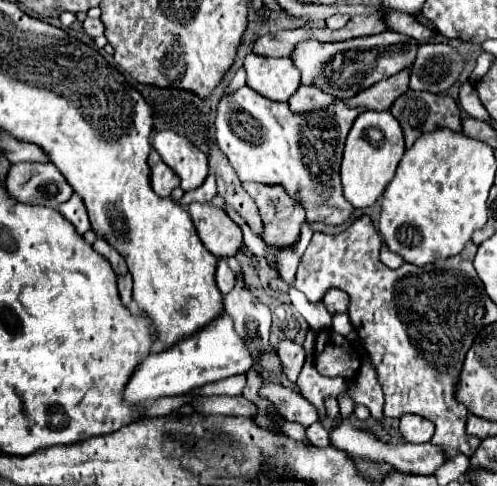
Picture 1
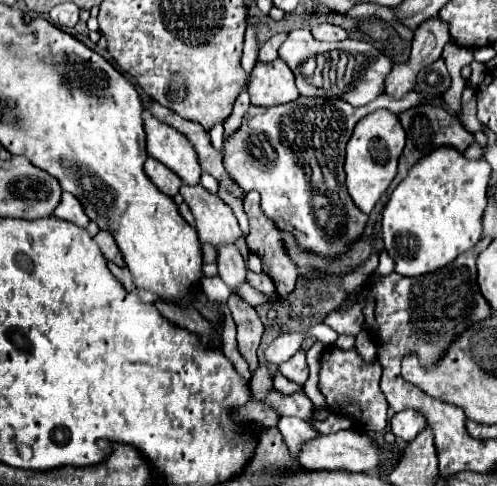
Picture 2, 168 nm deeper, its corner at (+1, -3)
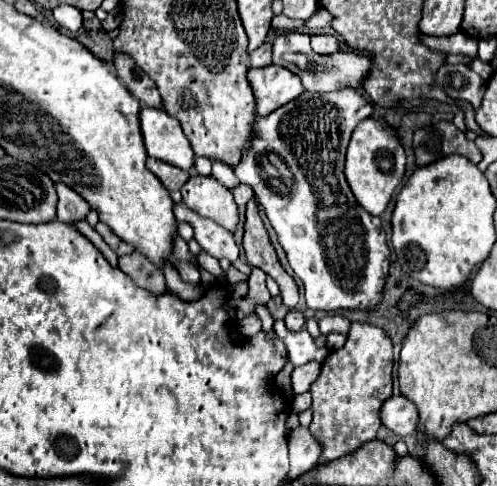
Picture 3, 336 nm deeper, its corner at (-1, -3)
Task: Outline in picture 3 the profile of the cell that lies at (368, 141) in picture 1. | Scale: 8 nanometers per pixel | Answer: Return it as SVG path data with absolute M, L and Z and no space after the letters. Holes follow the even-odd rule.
M365 118L351 136L345 162L345 176L357 202L369 214L379 216L387 208L387 202L391 200L395 188L401 184L403 174L405 174L405 150L401 146L397 130L389 126L383 118Z

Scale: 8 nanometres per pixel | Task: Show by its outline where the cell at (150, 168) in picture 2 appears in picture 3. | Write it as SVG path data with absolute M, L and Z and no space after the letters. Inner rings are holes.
M147 158L147 168L161 180L161 184L169 190L169 192L175 192L179 190L187 180L189 180L189 172L183 172L181 168L177 166L171 166L167 162L161 162L161 160L155 160L155 158Z

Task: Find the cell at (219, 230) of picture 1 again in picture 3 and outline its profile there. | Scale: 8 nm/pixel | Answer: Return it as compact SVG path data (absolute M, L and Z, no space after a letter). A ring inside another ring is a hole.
M191 176L181 188L183 204L203 218L211 218L229 232L235 232L239 224L237 204L233 194L211 176Z

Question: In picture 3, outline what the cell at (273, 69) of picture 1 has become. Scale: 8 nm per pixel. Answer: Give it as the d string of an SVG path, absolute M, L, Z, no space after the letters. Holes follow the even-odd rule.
M275 64L265 68L251 68L247 72L247 80L255 94L257 114L261 116L303 94L301 80L297 80L297 76L293 76L293 72L289 72L287 68Z

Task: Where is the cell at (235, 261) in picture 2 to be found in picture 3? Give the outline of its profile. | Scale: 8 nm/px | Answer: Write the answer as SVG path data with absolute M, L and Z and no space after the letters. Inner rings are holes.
M175 204L175 218L177 222L189 222L195 228L195 240L211 256L227 258L231 264L239 260L239 248L233 240L233 234L215 224L213 220L193 214L185 204Z

